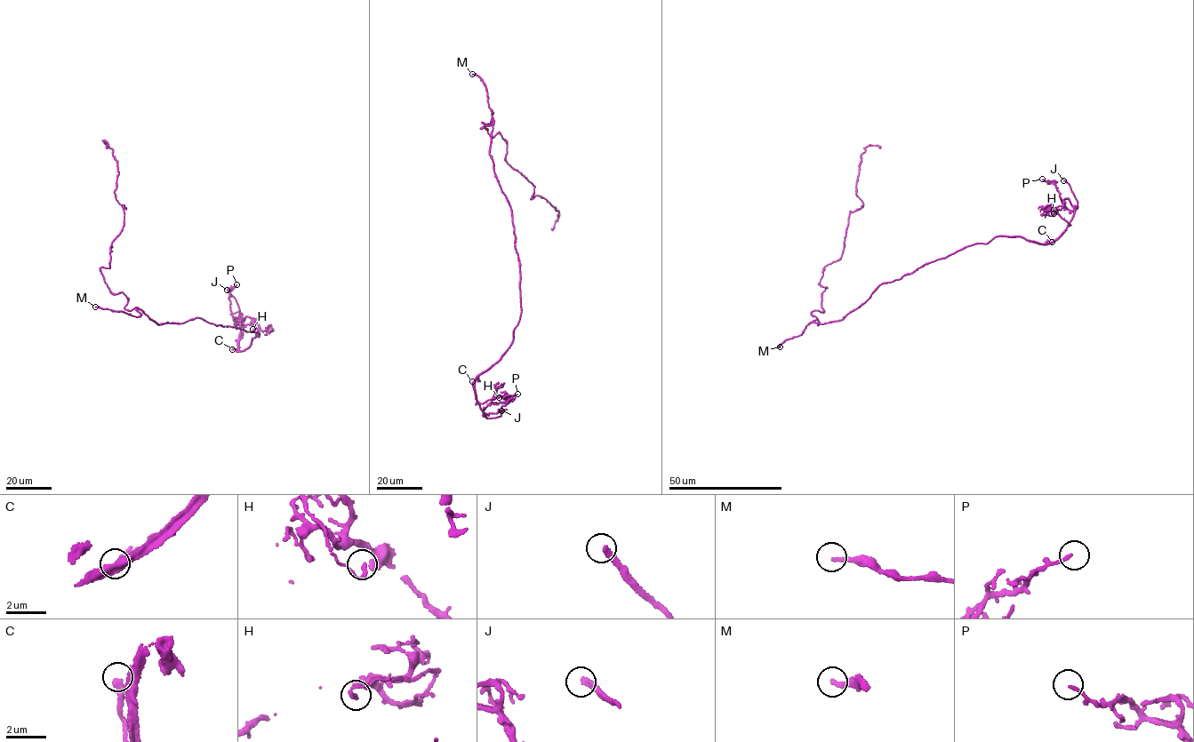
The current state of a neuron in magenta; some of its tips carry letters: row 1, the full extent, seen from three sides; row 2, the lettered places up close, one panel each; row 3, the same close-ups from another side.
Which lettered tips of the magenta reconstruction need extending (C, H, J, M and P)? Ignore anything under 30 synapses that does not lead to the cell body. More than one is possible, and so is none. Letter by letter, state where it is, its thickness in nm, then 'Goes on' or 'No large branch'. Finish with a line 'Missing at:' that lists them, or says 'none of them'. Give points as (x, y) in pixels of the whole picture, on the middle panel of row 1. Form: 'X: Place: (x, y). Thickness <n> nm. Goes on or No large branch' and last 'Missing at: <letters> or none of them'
C: Place: (472, 381). Thickness 360 nm. No large branch
H: Place: (499, 397). Thickness 190 nm. No large branch
J: Place: (501, 410). Thickness 220 nm. Goes on
M: Place: (472, 74). Thickness 190 nm. Goes on
P: Place: (517, 394). Thickness 140 nm. No large branch
Missing at: J, M

